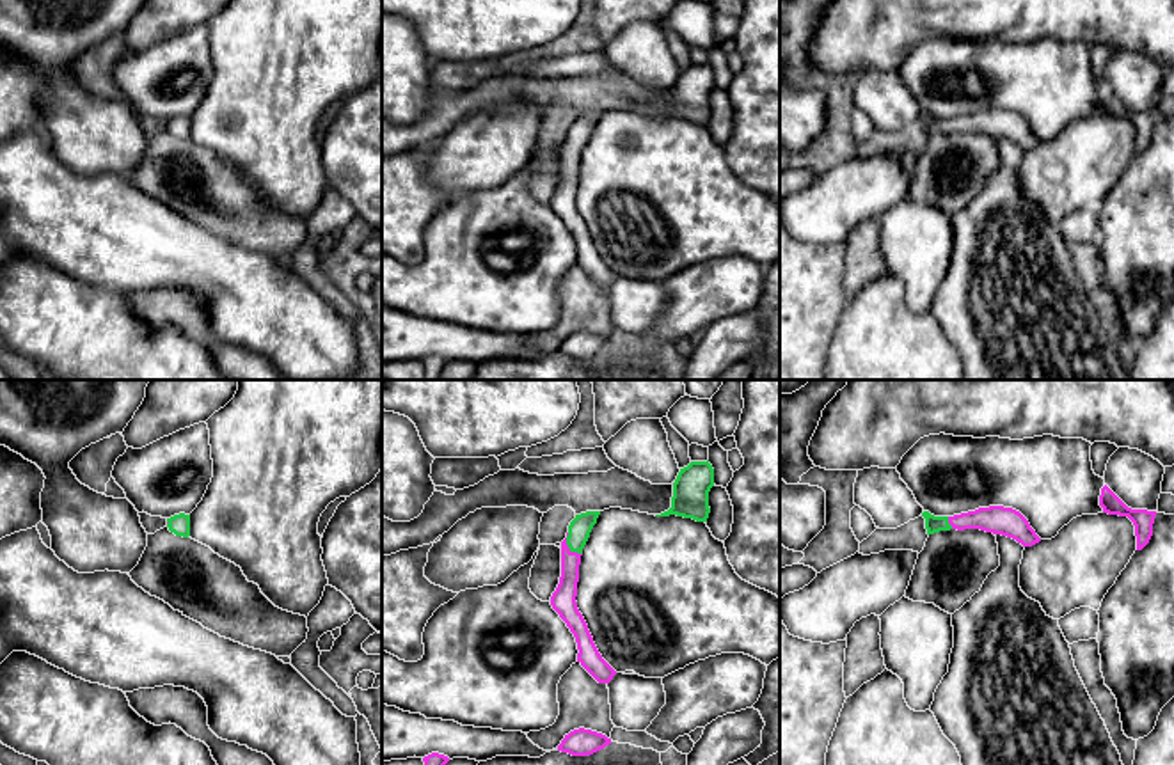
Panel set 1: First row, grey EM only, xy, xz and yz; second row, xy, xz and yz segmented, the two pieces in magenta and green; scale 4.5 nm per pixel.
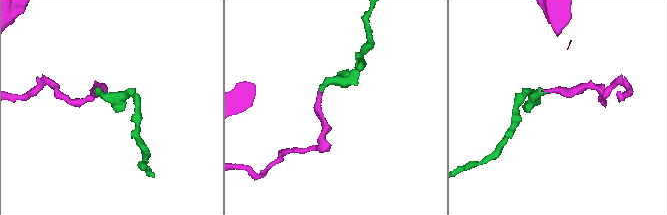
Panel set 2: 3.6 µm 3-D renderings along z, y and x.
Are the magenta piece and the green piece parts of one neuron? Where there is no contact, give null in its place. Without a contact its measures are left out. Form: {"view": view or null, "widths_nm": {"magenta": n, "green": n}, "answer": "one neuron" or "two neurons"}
{"view": "xz", "widths_nm": {"magenta": 110, "green": 100}, "answer": "one neuron"}

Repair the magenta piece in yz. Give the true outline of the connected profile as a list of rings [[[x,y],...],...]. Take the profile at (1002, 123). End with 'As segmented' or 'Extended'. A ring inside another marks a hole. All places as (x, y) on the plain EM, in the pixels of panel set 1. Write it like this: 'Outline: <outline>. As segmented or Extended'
Outline: [[[989,108],[954,119],[934,119],[929,114],[924,114],[922,119],[925,121],[927,137],[950,131],[980,131],[1012,140],[1023,149],[1032,149],[1041,144],[1028,122],[1012,110]]]. Extended

